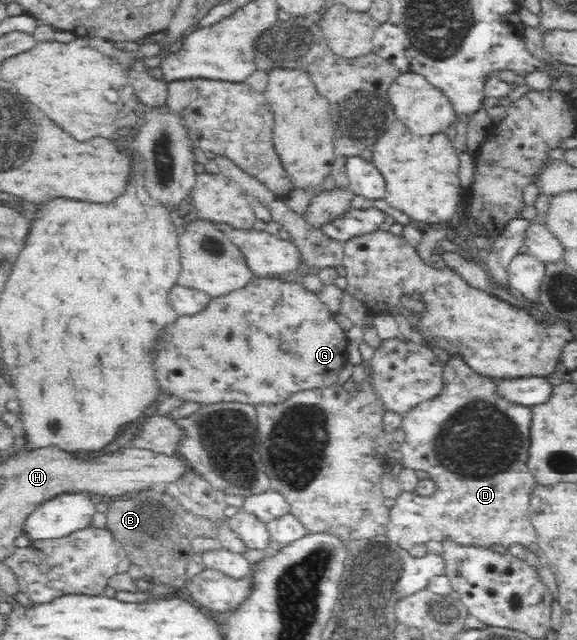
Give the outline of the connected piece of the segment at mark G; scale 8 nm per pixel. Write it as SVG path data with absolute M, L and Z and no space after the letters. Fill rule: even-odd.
M253 275L248 285L242 289L237 289L223 296L213 297L209 301L209 305L203 311L199 311L197 315L179 317L169 327L165 327L164 334L159 338L155 361L153 361L155 379L157 379L157 385L159 385L159 391L165 397L177 397L177 399L181 399L184 403L191 401L191 403L202 403L203 406L235 401L256 406L281 403L289 399L289 397L294 396L295 393L333 385L336 383L341 369L346 365L348 356L346 331L335 322L334 316L335 313L329 311L325 303L321 303L321 299L319 299L317 294L309 291L309 289L305 289L300 284L291 281L285 282L281 277Z

